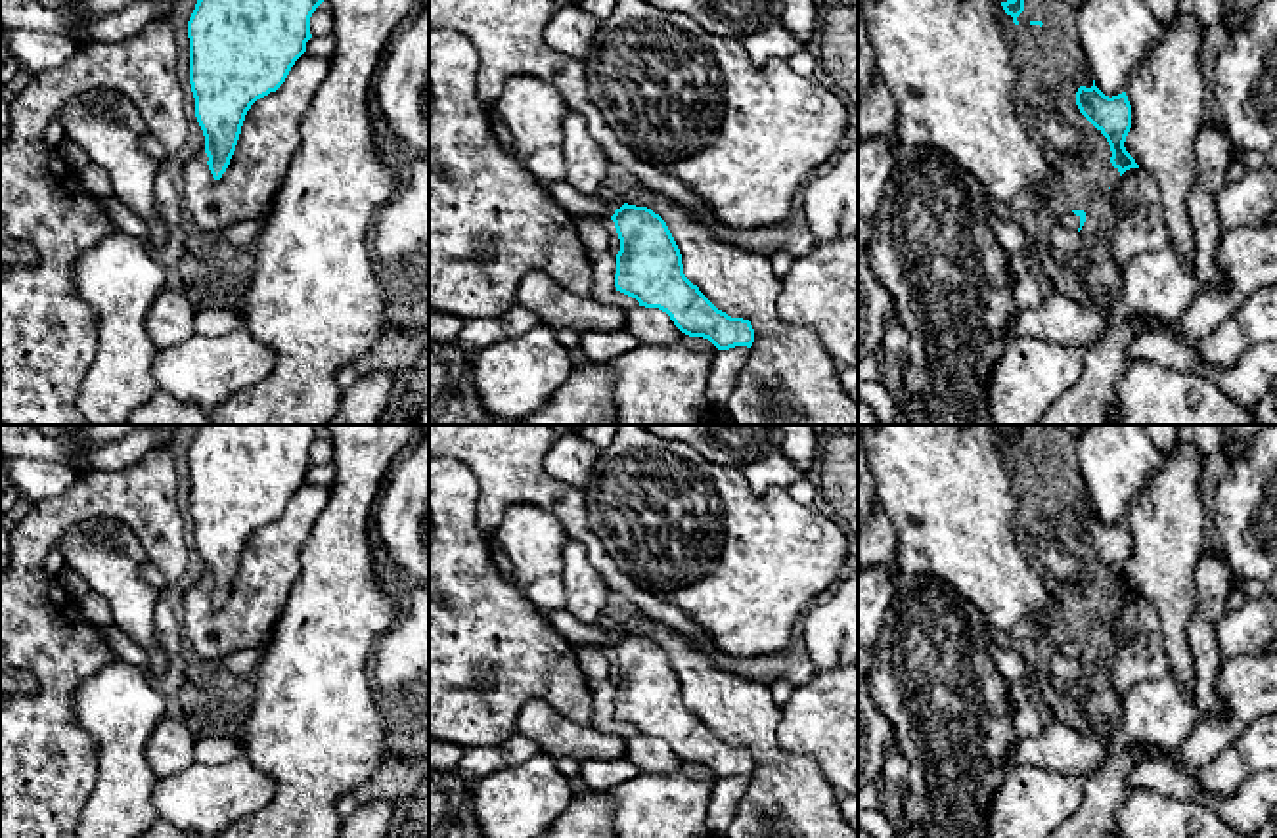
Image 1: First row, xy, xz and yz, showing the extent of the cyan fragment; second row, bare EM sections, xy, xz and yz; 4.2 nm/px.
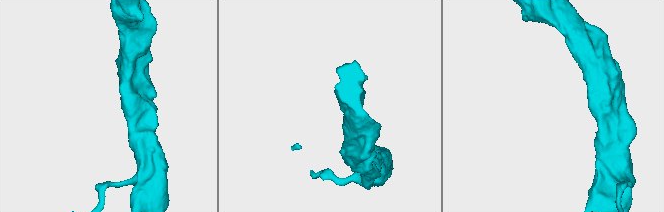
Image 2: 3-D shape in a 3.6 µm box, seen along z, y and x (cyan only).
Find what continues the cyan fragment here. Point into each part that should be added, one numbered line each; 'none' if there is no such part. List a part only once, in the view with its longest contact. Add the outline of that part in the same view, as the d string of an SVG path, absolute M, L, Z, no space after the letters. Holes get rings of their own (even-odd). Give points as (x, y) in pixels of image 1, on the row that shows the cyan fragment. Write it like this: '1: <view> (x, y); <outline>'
1: yz (1065, 217); M1061 207L1057 212L1057 222L1064 226L1066 230L1078 232L1080 228L1080 216L1076 216L1070 209Z

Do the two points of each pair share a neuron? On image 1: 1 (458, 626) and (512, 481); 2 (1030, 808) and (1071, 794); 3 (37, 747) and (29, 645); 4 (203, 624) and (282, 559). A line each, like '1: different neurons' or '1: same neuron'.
1: different neurons
2: same neuron
3: same neuron
4: same neuron

